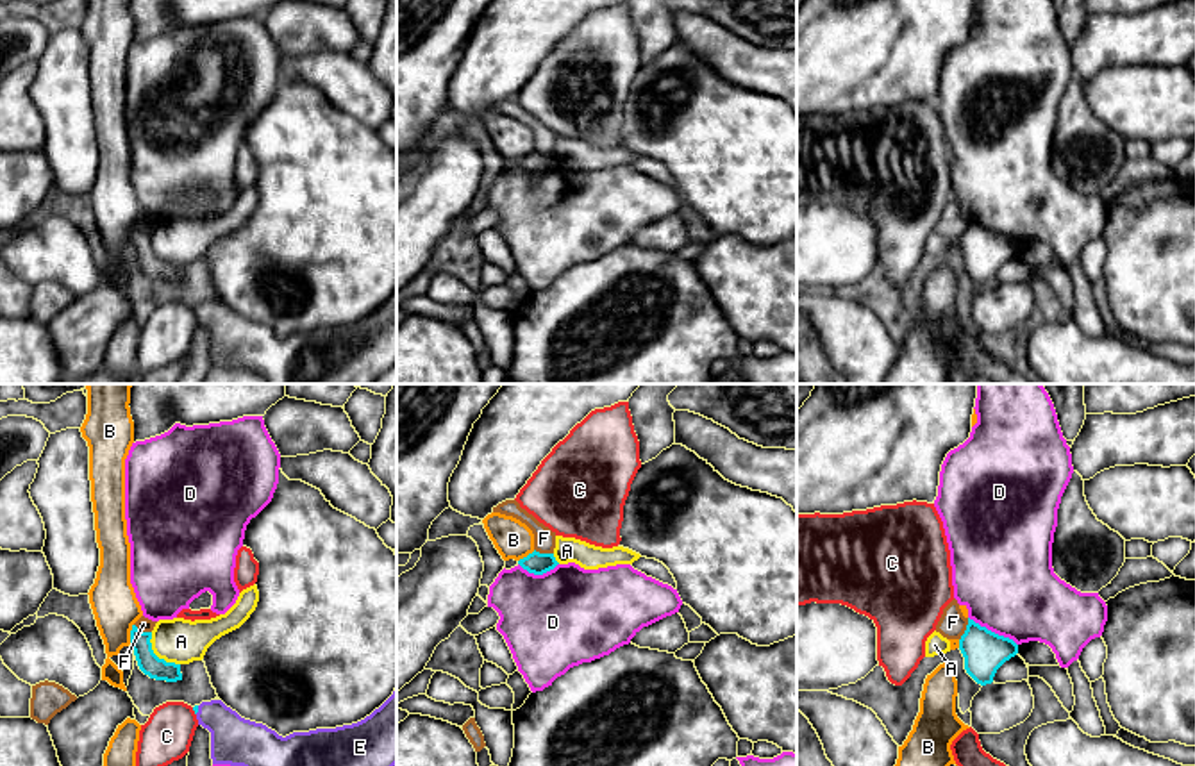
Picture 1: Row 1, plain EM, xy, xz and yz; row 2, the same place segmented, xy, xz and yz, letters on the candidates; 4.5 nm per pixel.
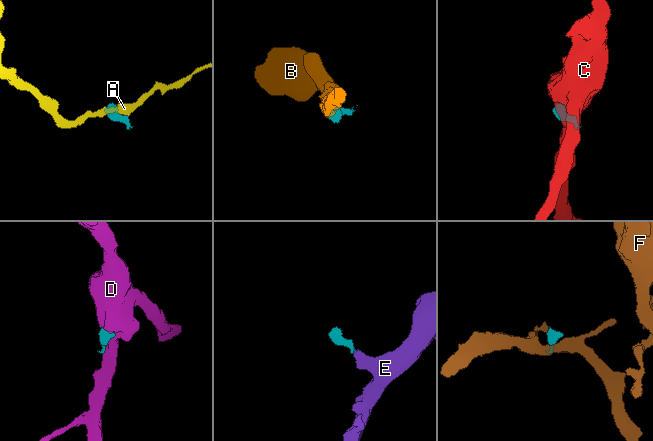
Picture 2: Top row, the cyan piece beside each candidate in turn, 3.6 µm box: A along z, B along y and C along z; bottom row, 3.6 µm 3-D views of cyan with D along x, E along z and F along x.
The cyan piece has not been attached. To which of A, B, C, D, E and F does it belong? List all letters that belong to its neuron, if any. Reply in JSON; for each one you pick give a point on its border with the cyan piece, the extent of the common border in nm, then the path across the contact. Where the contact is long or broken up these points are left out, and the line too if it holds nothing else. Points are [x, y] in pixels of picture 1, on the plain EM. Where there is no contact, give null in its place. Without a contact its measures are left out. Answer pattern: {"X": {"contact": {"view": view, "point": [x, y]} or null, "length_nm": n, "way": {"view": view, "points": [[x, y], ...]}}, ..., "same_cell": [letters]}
{"E": {"contact": {"view": "xy", "point": [197, 309]}, "length_nm": 40, "way": {"view": "xy", "points": [[195, 308], [197, 309], [208, 313], [236, 341]]}}, "same_cell": ["E"]}

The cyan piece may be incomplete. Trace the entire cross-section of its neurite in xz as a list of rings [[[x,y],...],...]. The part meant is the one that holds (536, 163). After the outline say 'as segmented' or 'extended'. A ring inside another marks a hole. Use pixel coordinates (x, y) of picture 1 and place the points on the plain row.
[[[532,152],[527,157],[520,159],[518,164],[534,175],[543,175],[554,170],[559,162],[556,161],[554,154],[539,154]]] | as segmented

